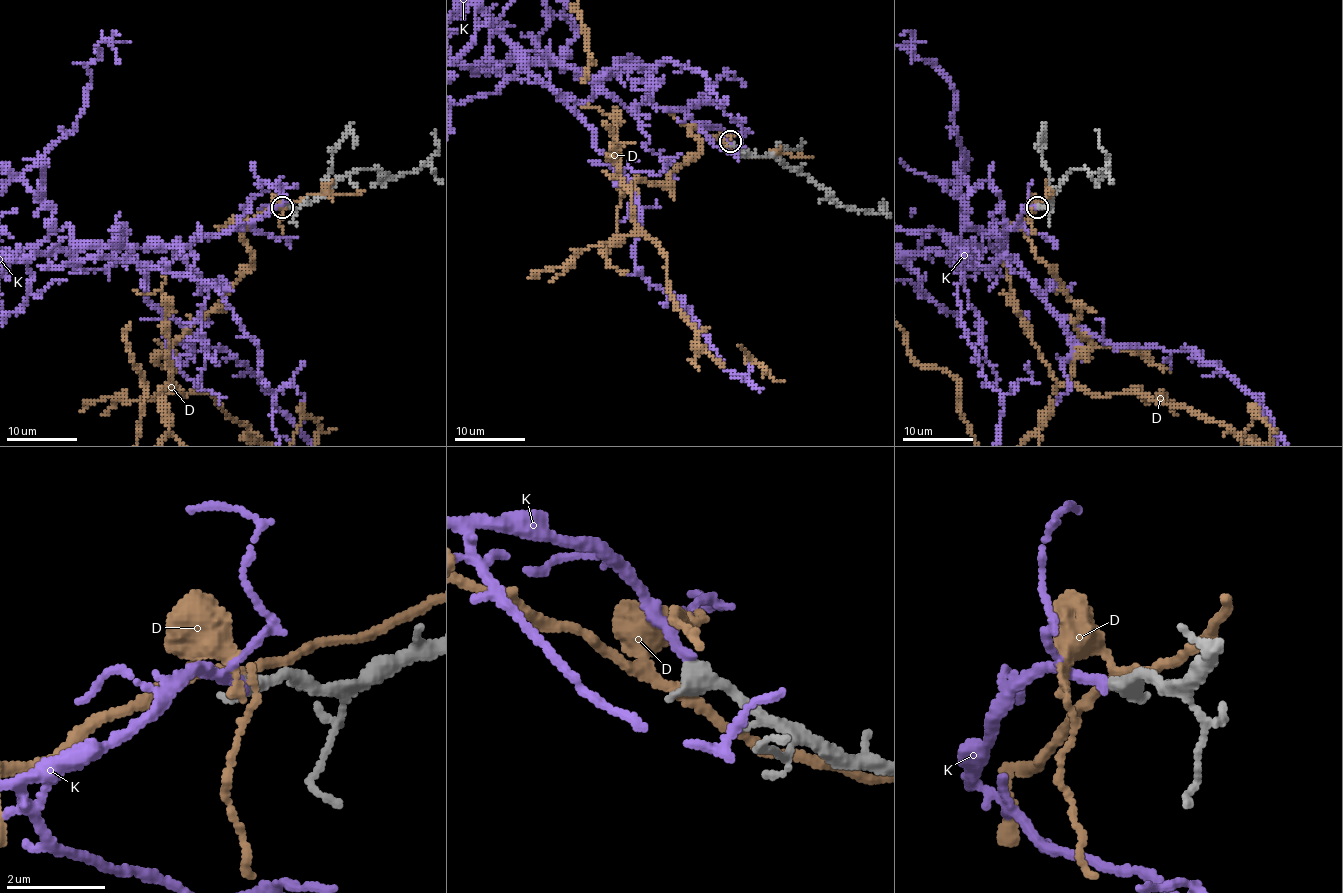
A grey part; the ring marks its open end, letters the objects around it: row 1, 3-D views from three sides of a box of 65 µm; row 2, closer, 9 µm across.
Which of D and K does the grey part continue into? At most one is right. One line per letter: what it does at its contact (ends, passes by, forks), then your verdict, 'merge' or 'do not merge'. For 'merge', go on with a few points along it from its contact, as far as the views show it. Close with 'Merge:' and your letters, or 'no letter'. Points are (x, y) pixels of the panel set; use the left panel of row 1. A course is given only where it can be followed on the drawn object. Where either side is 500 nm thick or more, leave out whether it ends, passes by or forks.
D: it forks | do not merge
K: it passes by | merge
Merge: K

